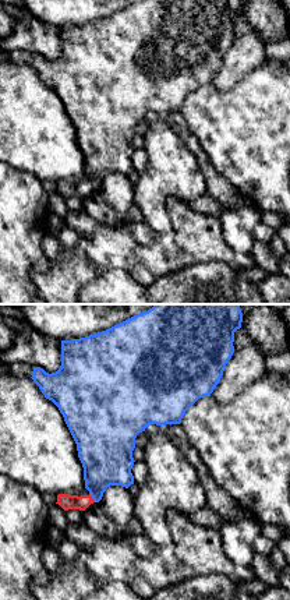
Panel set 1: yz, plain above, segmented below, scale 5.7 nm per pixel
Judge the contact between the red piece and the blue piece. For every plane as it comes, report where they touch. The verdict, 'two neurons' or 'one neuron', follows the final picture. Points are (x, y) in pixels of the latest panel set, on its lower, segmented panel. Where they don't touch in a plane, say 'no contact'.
meets red at (91, 497)

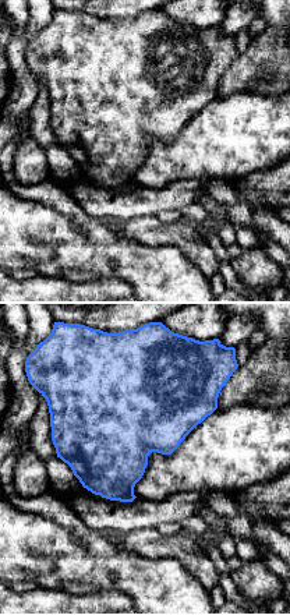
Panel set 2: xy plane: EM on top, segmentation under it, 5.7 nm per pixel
no contact

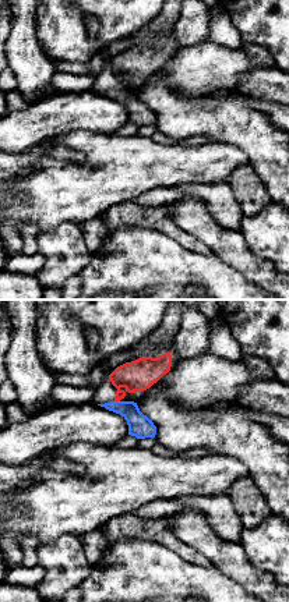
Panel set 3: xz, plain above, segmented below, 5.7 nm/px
meets red at (117, 400)

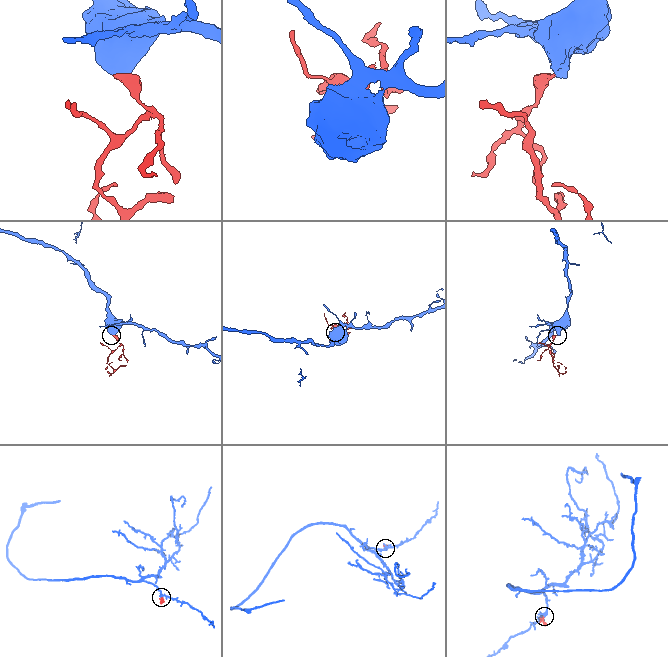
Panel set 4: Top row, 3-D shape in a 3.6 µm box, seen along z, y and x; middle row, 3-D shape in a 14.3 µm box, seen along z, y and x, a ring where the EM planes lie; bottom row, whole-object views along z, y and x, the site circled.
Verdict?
one neuron

